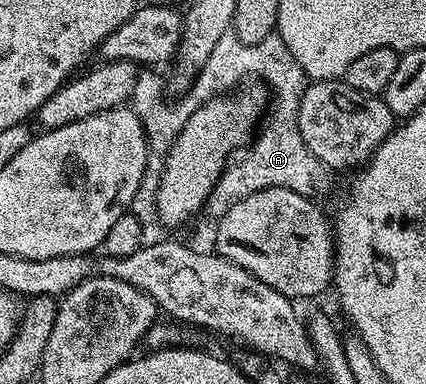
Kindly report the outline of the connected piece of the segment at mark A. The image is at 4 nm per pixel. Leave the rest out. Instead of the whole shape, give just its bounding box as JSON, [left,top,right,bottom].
[131,33,331,243]

